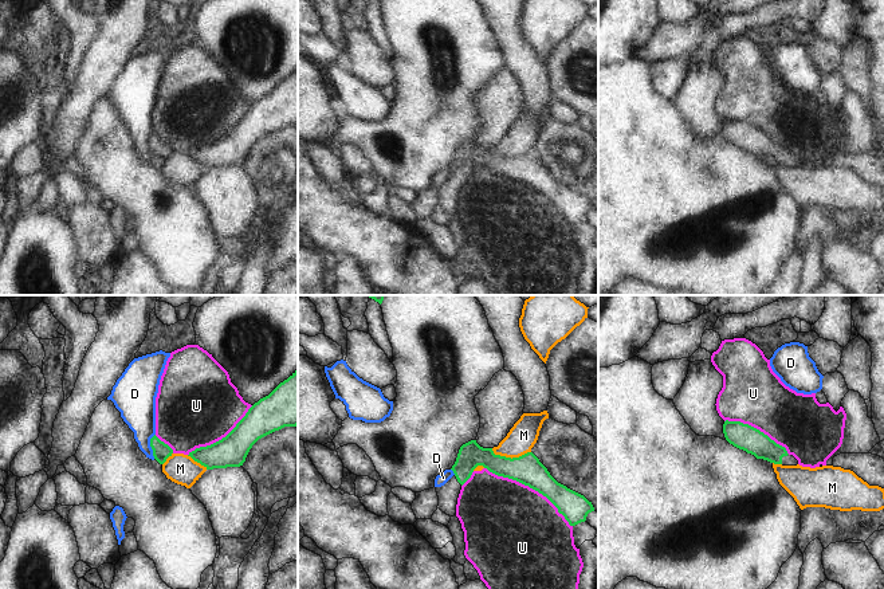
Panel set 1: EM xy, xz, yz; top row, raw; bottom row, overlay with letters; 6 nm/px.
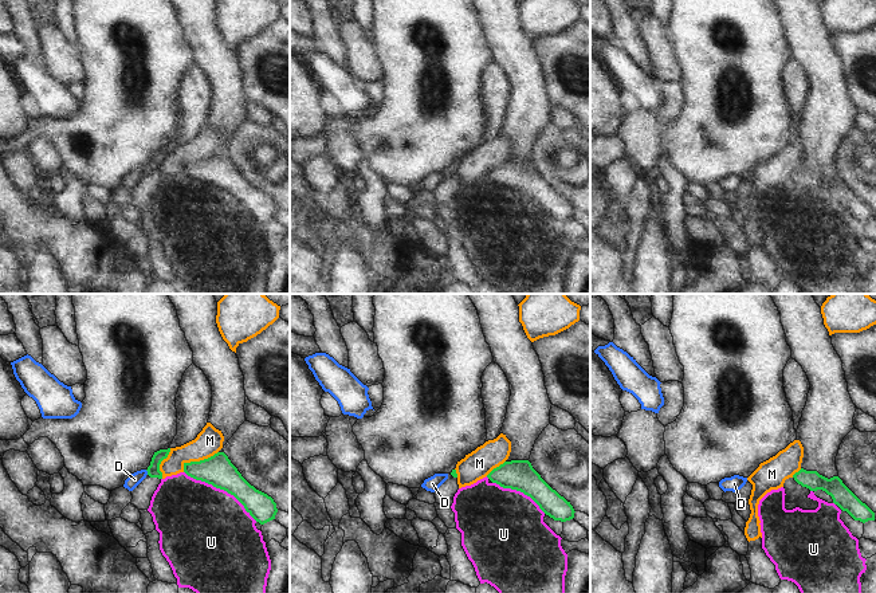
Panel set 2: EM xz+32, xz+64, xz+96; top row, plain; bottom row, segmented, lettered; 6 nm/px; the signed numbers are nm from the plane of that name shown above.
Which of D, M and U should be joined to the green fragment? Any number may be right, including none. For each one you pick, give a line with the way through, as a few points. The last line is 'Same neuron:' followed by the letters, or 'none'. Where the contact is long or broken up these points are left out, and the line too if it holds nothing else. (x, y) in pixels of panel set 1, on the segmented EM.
Same neuron: none

